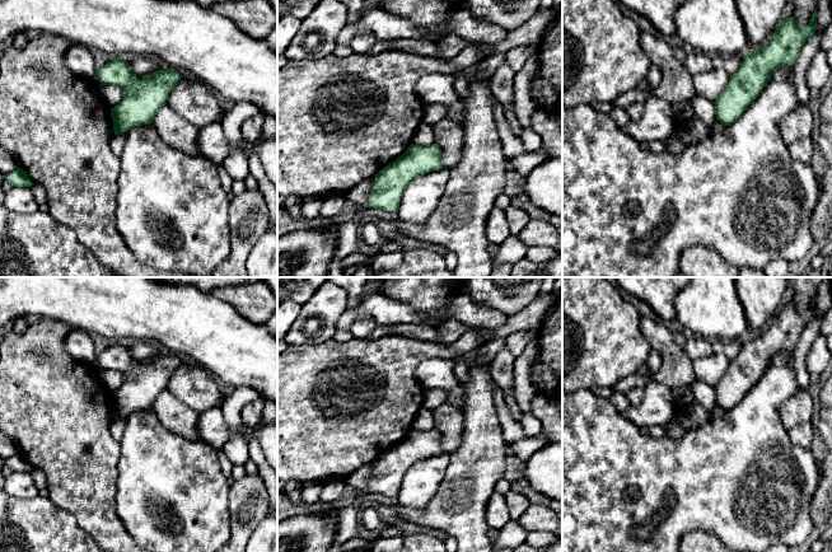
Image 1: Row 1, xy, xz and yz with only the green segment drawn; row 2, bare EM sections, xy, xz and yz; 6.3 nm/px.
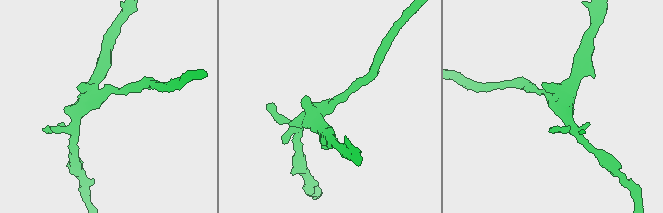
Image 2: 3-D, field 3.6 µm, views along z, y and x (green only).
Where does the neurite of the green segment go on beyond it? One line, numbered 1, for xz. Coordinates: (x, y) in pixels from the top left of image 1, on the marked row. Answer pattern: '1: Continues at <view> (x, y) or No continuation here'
1: No continuation here

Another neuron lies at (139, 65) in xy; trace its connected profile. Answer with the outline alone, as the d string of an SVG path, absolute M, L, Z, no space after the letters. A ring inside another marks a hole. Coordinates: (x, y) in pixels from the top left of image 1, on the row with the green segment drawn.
M135 57L128 62L128 65L132 72L136 75L153 74L158 70L155 60L149 57Z

